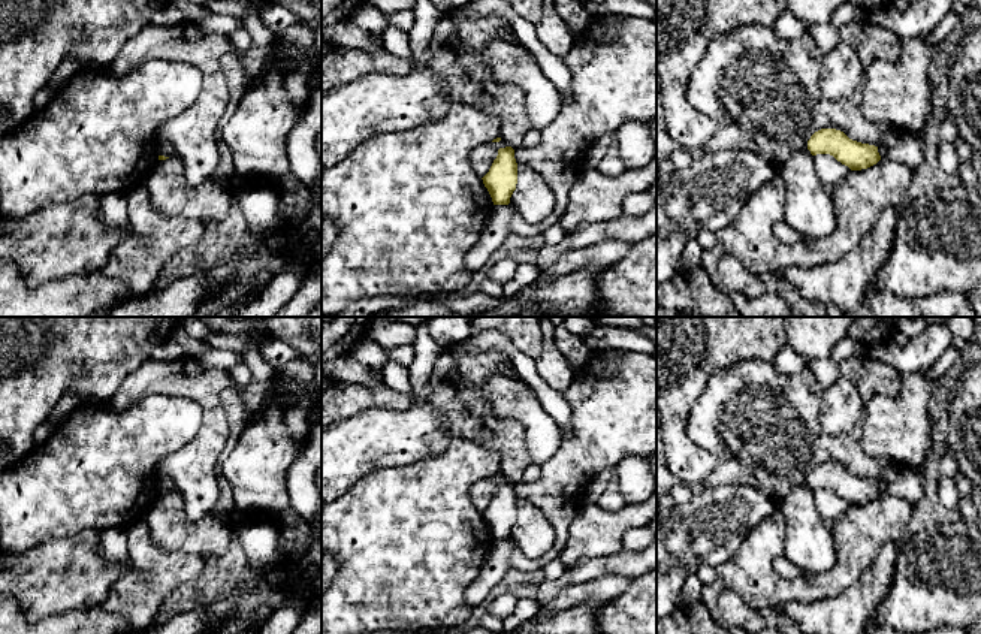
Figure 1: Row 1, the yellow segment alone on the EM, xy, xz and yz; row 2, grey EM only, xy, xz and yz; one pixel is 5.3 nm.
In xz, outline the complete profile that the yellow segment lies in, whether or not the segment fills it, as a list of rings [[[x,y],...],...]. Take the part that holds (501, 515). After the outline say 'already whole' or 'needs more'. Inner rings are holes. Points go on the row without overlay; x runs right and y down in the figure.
[[[511,481],[499,483],[489,507],[482,513],[493,540],[508,540],[517,519],[517,498]]]; already whole

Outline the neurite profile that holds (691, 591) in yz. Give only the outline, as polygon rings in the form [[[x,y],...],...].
[[[691,574],[685,579],[680,591],[682,603],[697,603],[701,600],[704,585],[698,580],[697,574]]]

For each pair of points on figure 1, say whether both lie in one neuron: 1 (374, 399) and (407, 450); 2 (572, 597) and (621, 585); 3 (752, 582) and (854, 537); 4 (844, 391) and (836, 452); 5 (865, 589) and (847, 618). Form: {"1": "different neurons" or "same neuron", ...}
{"1": "different neurons", "2": "same neuron", "3": "same neuron", "4": "different neurons", "5": "same neuron"}

